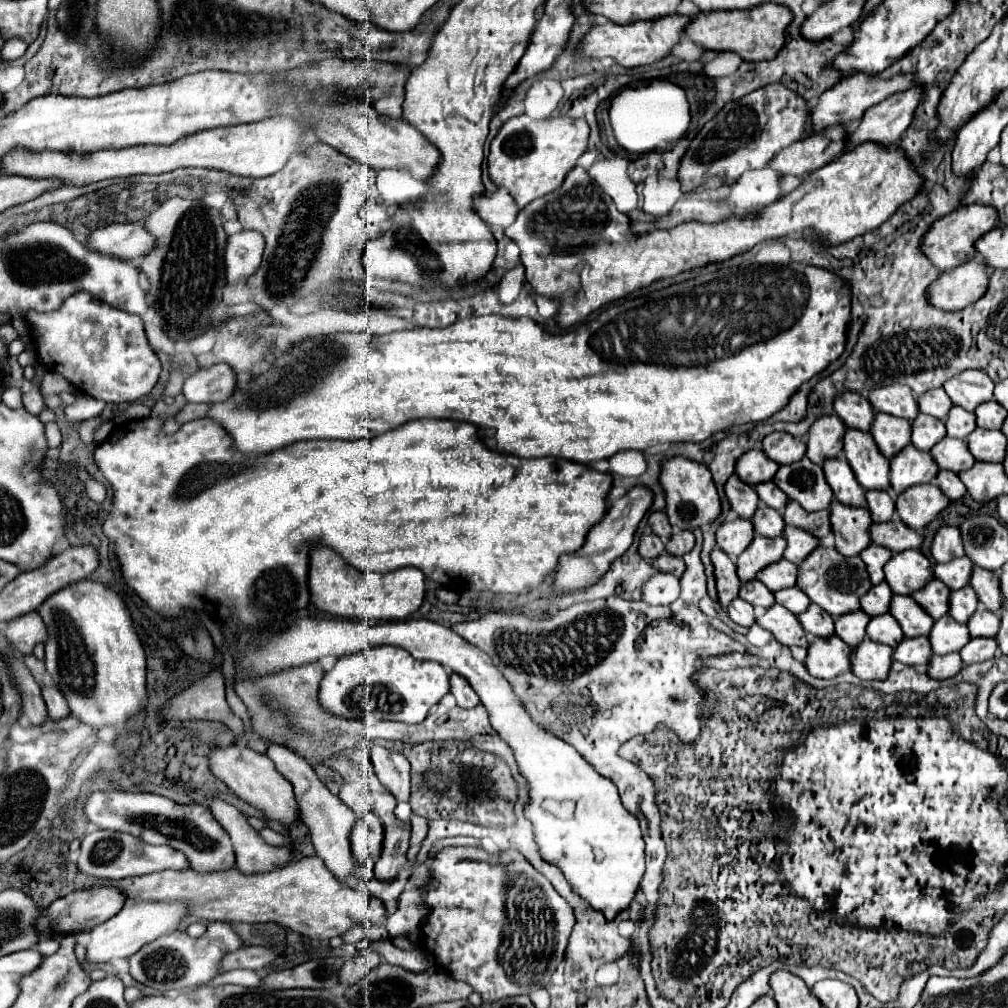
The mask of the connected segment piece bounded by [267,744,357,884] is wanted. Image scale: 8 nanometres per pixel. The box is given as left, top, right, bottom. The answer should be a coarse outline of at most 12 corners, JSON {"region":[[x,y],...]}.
{"region":[[281,744],[267,756],[293,784],[317,856],[347,884],[357,816],[307,760]]}

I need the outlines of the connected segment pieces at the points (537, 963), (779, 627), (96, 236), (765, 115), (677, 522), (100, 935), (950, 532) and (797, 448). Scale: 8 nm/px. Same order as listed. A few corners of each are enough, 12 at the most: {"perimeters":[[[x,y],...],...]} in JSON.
{"perimeters":[[[443,848],[425,948],[483,1002],[547,988],[575,922],[513,850]],[[781,604],[757,616],[785,646],[809,646],[797,616]],[[131,222],[99,228],[87,244],[101,254],[137,260],[157,240]],[[767,84],[691,142],[683,192],[733,184],[811,134],[801,94]],[[665,460],[669,522],[711,524],[721,500],[705,464]],[[127,902],[89,932],[85,960],[129,958],[175,932],[185,904]],[[939,528],[931,546],[939,564],[965,556],[959,528]],[[791,434],[765,436],[763,450],[779,464],[801,460],[807,446]]]}

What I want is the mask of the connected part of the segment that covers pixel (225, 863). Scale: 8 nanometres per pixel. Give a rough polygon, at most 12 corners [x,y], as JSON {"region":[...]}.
{"region":[[93,792],[97,828],[173,846],[197,872],[235,866],[229,834],[201,804]]}

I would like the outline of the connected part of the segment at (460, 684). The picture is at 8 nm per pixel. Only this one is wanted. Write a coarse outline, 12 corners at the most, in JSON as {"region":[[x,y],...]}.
{"region":[[451,672],[451,692],[461,708],[479,704],[465,676]]}

